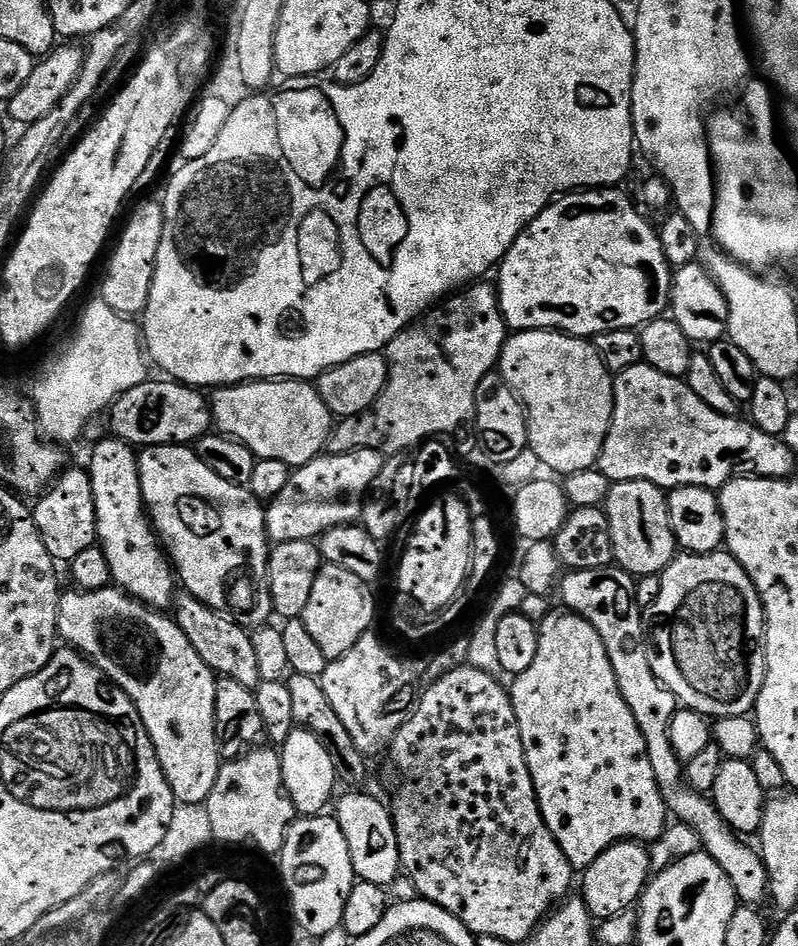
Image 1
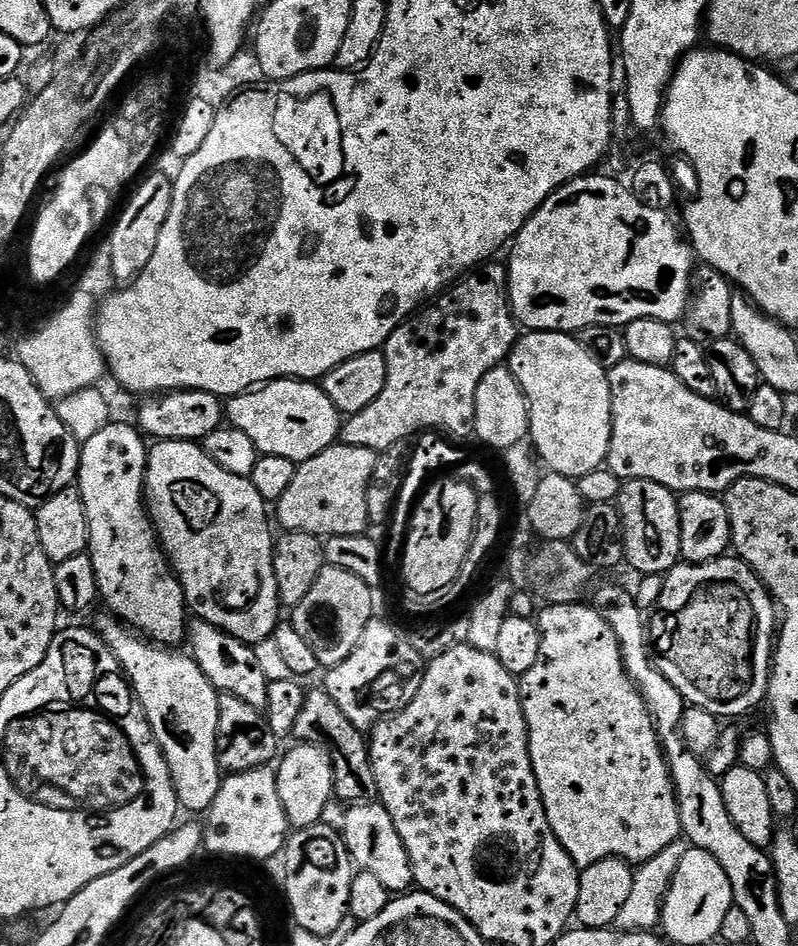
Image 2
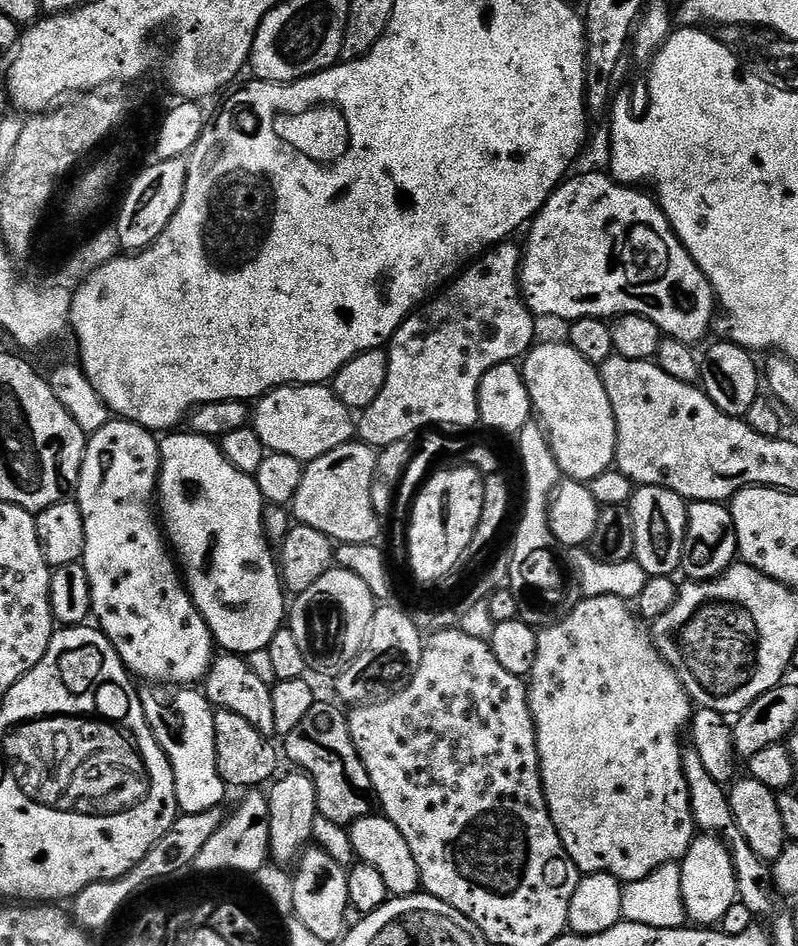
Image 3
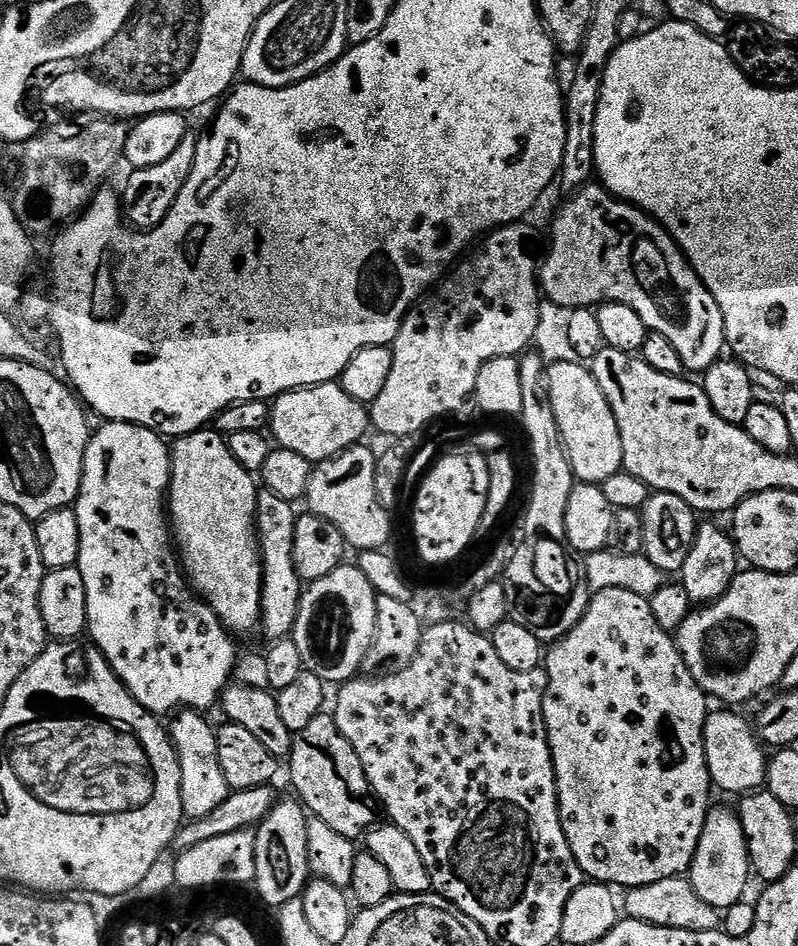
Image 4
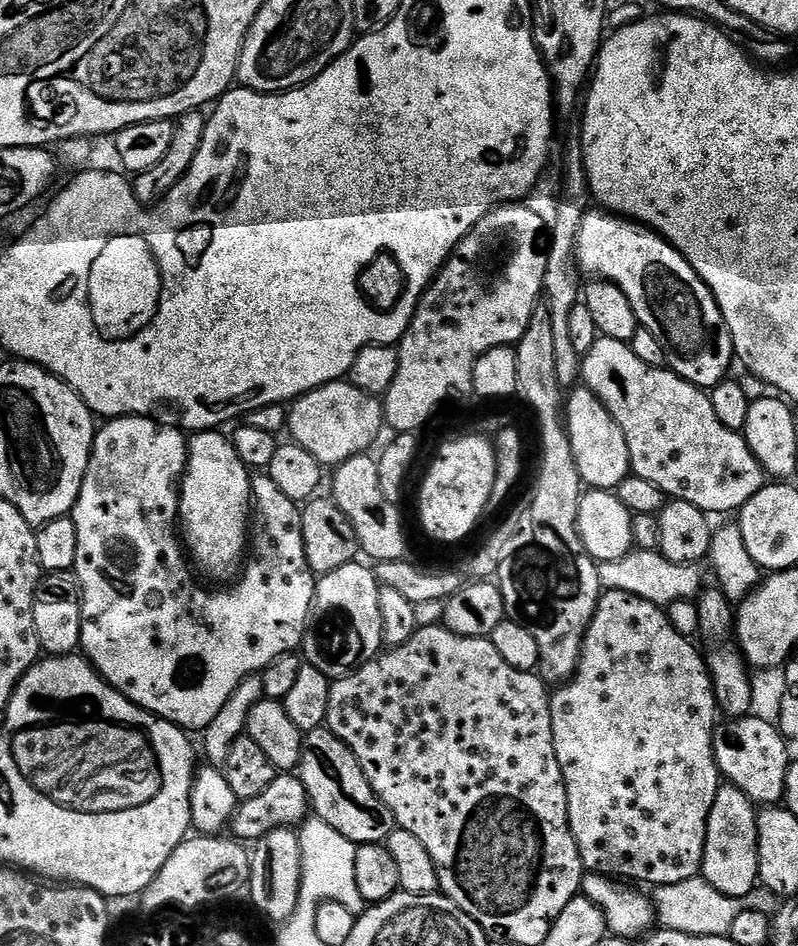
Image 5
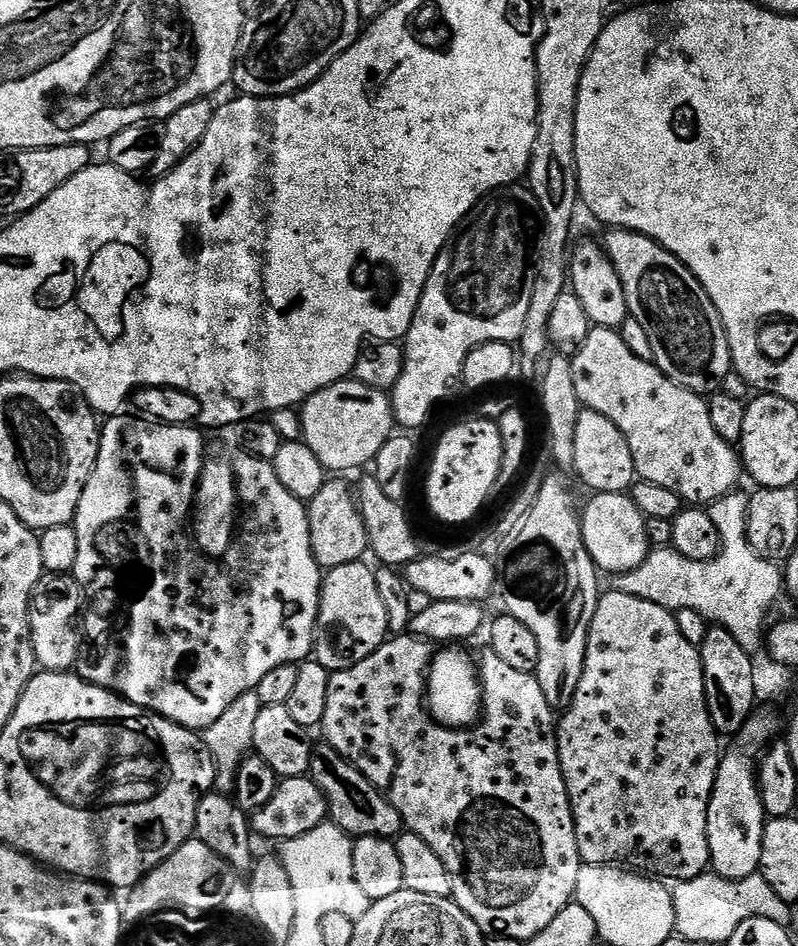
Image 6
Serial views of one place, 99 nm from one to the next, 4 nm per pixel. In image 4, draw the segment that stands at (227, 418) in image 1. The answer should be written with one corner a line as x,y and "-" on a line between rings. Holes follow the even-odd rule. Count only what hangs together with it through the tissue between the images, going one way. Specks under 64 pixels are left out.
336,382
284,392
270,408
271,439
279,447
294,450
294,454
302,454
302,458
313,462
333,460
339,452
357,447
367,432
370,432
369,409
350,398

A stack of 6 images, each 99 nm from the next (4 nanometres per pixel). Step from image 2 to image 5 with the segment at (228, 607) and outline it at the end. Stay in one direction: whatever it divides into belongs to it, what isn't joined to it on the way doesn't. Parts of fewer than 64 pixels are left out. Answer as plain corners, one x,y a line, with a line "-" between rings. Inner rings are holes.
220,430
198,432
188,440
188,465
184,467
184,478
180,482
178,520
182,525
182,540
186,545
187,555
194,564
196,559
195,567
200,567
206,575
213,576
216,580
231,581
241,571
246,549
250,544
250,513
254,505
250,469
244,465
242,458
238,458
238,450
234,450
231,439
222,433

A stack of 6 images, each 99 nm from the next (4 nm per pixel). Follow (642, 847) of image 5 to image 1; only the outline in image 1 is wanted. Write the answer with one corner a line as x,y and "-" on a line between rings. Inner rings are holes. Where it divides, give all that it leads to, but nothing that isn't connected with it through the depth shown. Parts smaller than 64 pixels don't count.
549,611
545,620
538,625
540,629
538,654
532,665
521,676
515,677
511,681
510,695
514,706
514,714
518,718
518,730
522,734
522,750
526,754
526,766
530,770
530,778
534,782
536,801
540,804
542,818
546,822
550,834
554,834
562,854
566,854
566,858
571,862
573,869
583,870
591,866
611,844
656,840
668,827
670,813
664,804
658,782
654,778
650,758
646,754
646,738
642,738
642,730
638,730
638,722
634,722
634,714
630,714
630,706
626,706
626,702
618,690
618,682
614,678
614,670
610,666
610,658
606,654
606,646
598,634
598,630
594,630
594,626
590,626
590,622
586,622
574,612
559,611

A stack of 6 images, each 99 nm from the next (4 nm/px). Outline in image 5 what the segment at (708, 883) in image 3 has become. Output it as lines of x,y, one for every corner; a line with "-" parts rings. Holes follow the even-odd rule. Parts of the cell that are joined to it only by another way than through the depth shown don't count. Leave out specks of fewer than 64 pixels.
721,786
714,798
714,806
708,819
708,837
704,843
702,878
727,896
743,898
757,891
758,870
758,812
742,790

